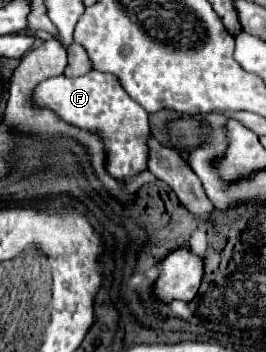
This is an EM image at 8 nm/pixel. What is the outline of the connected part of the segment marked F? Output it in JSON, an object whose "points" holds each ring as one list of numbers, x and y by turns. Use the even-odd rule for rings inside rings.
{"points":[[91,71,81,77,51,77,37,85,35,103,55,111,67,123,97,131,107,147,107,171,115,179,129,179,147,169,147,139,151,133,147,111,127,95,115,75]]}

